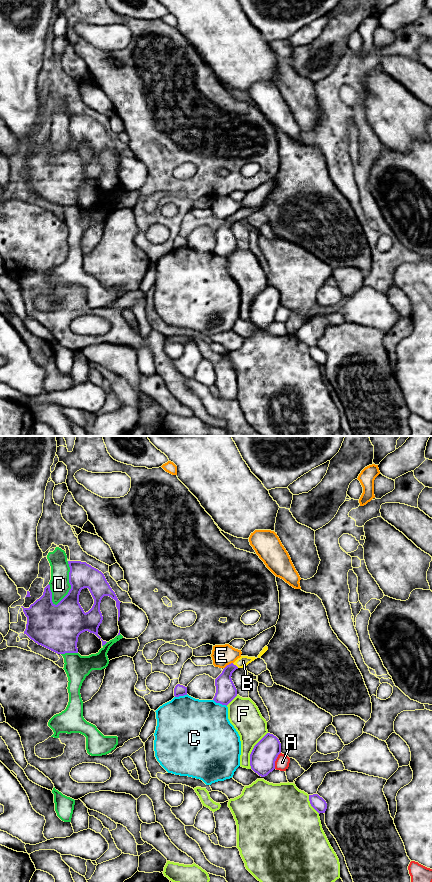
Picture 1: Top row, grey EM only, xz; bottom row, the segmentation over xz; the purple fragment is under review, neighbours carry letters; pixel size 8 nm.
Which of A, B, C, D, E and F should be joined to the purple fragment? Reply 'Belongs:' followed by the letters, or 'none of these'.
Belongs: B

